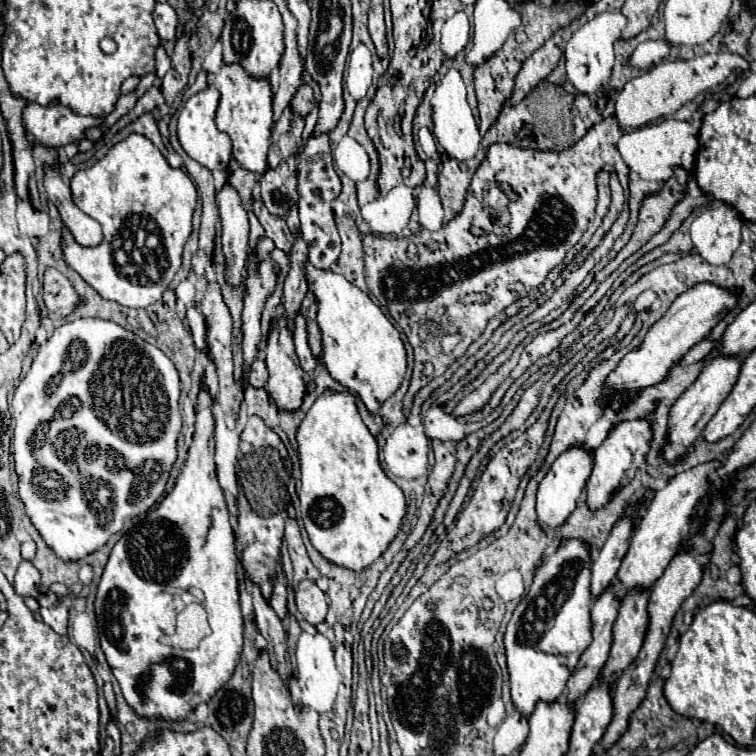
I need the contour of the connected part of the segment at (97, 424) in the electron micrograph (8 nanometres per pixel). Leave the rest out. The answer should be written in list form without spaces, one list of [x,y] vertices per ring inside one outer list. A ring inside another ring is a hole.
[[[78,318],[74,322],[68,322],[60,328],[56,328],[54,334],[48,338],[48,342],[40,348],[30,372],[20,382],[20,386],[16,388],[14,398],[12,398],[12,408],[14,408],[14,412],[12,412],[12,420],[14,420],[12,446],[14,446],[14,464],[16,464],[16,474],[18,474],[18,494],[24,502],[26,514],[32,520],[34,528],[44,538],[44,542],[54,550],[54,554],[62,562],[80,562],[86,556],[94,554],[114,534],[118,534],[128,520],[136,518],[142,512],[148,512],[158,502],[158,498],[164,494],[170,470],[176,462],[176,442],[178,442],[180,428],[182,428],[178,396],[180,396],[180,378],[178,378],[178,372],[176,372],[172,360],[156,346],[148,344],[134,332],[130,332],[114,322],[100,320],[100,318]],[[74,340],[78,340],[78,350],[68,350],[68,346]],[[142,478],[146,478],[146,492],[138,490],[138,482]]]

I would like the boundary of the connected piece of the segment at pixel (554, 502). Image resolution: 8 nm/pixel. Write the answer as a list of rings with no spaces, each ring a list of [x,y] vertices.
[[[584,444],[570,446],[564,454],[556,458],[556,462],[552,464],[552,468],[548,470],[548,474],[538,486],[536,512],[542,526],[562,526],[566,522],[566,518],[576,508],[576,502],[586,486],[590,472],[592,472],[592,450],[588,450]]]

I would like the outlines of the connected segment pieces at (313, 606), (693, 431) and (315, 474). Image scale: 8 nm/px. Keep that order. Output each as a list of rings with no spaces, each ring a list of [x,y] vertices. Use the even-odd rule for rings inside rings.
[[[302,580],[296,588],[296,608],[306,622],[318,624],[324,622],[328,612],[326,594],[312,580]]]
[[[726,354],[714,356],[702,368],[698,380],[676,400],[676,404],[672,406],[672,412],[670,412],[668,446],[664,450],[664,458],[668,462],[676,462],[682,454],[692,450],[692,444],[702,436],[704,426],[716,414],[716,410],[720,408],[724,398],[728,398],[728,394],[732,392],[732,386],[736,384],[736,378],[740,374],[740,366],[742,366],[742,360],[738,356],[726,356]]]
[[[324,390],[296,432],[302,488],[300,510],[314,548],[330,562],[362,570],[382,556],[400,532],[406,514],[402,490],[386,476],[378,462],[378,444],[360,418],[350,392]]]

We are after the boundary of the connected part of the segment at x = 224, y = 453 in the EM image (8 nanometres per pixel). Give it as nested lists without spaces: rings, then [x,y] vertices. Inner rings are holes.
[[[216,414],[216,470],[218,480],[226,496],[230,514],[238,514],[236,508],[236,450],[238,450],[238,432],[226,428],[224,420]]]

